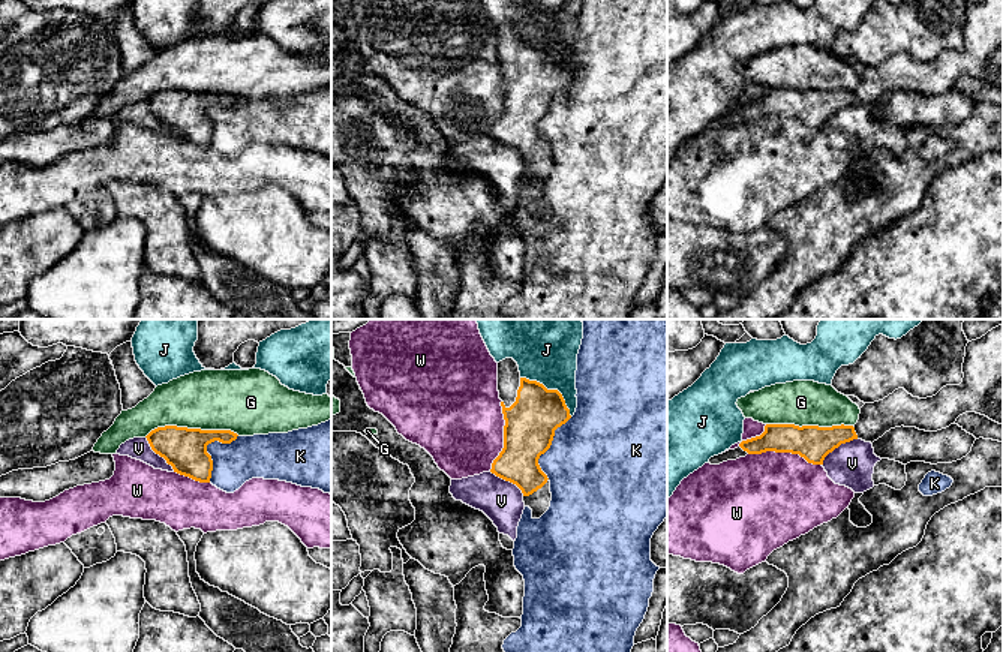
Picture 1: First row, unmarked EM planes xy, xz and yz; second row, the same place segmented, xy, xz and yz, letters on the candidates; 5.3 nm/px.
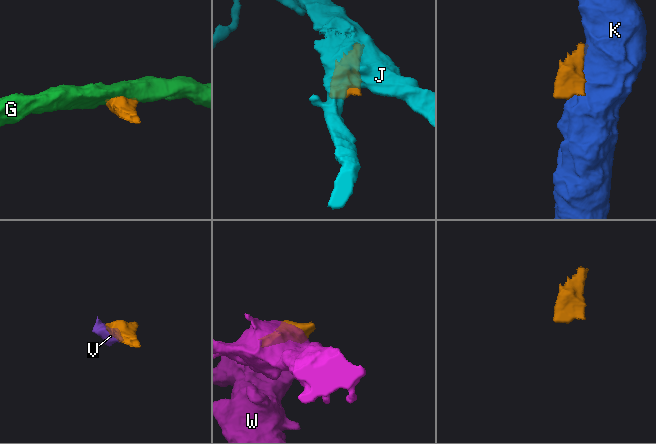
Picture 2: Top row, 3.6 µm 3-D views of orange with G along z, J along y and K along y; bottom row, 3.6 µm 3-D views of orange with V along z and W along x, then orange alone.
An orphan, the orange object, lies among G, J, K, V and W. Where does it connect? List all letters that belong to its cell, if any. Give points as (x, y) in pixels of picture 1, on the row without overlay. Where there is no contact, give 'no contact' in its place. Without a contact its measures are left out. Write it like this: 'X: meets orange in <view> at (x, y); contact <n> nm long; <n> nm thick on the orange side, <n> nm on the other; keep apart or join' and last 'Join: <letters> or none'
G: meets orange in xy at (191, 93); contact 500 nm long; 220 nm thick on the orange side, 320 nm on the other; keep apart
J: meets orange in xz at (552, 54); contact 360 nm long; 280 nm thick on the orange side, 280 nm on the other; keep apart
K: meets orange in xy at (206, 113); contact 300 nm long; 220 nm thick on the orange side, 240 nm on the other; keep apart
V: meets orange in yz at (837, 111); contact 240 nm long; 190 nm thick on the orange side, 240 nm on the other; keep apart
W: meets orange in yz at (784, 116); contact 400 nm long; 190 nm thick on the orange side, 480 nm on the other; keep apart
Join: none

